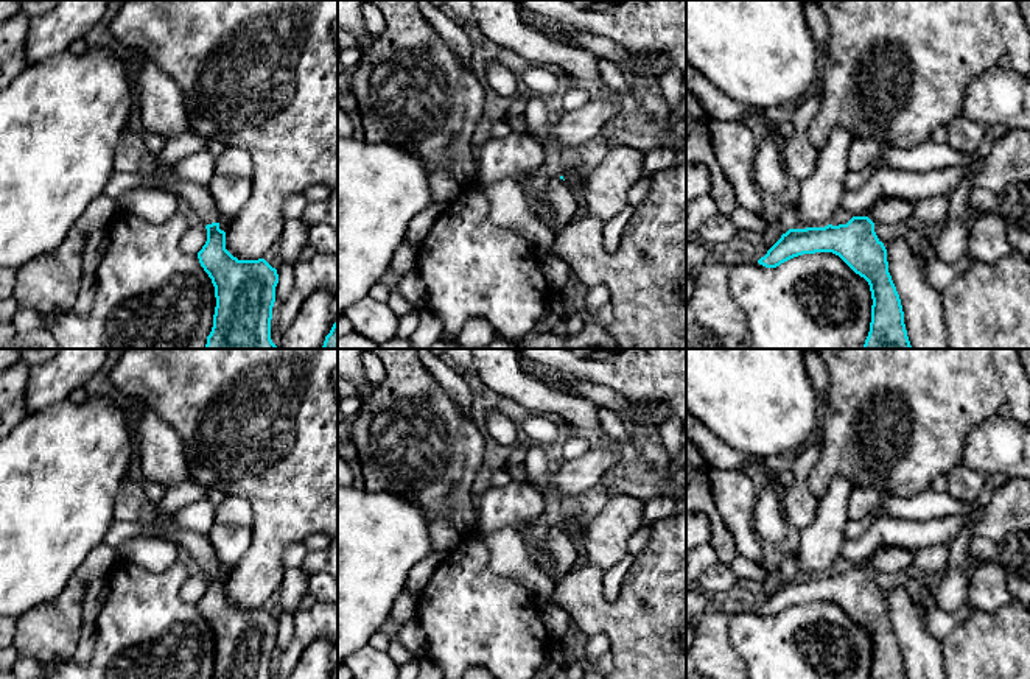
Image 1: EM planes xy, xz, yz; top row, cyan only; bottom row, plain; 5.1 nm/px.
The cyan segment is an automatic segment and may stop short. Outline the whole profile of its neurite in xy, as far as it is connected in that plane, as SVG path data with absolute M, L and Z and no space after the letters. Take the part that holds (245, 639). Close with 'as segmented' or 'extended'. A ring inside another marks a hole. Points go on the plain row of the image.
M131 478L118 489L114 519L157 526L159 537L174 542L184 559L207 578L198 607L215 635L212 679L271 679L277 618L265 607L238 609L226 598L226 581L219 578L222 565L207 534L176 526L173 514L160 514L143 486Z | extended

